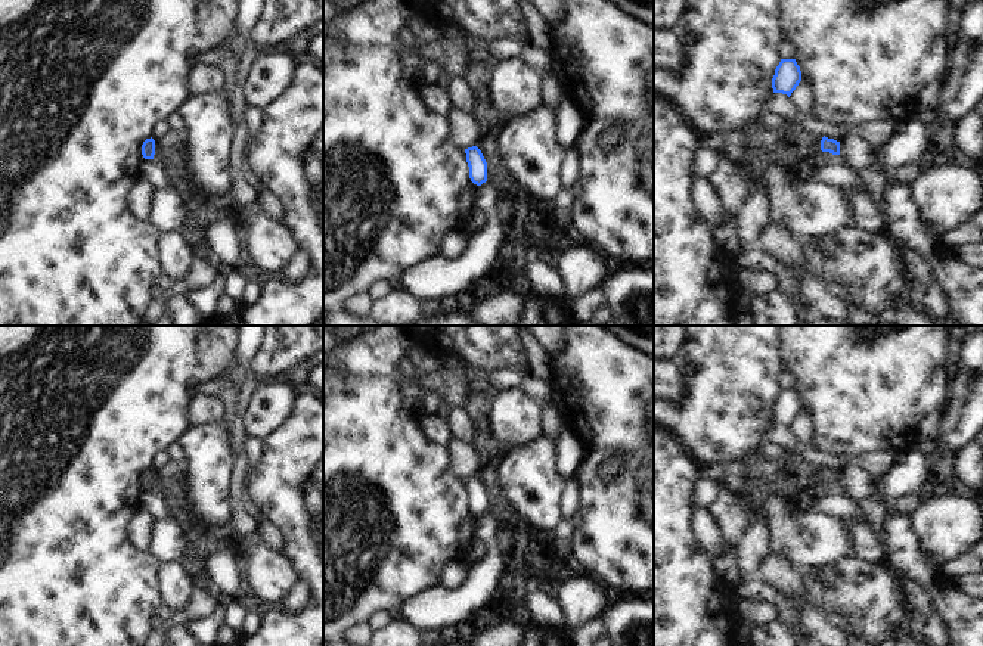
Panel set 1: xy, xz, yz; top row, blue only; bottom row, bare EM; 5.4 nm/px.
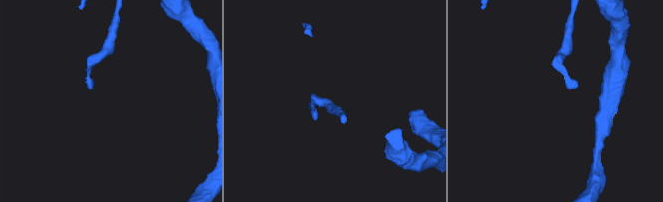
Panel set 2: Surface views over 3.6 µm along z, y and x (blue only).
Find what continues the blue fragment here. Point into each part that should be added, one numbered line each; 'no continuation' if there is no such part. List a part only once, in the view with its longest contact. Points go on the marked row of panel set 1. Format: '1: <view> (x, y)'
no continuation

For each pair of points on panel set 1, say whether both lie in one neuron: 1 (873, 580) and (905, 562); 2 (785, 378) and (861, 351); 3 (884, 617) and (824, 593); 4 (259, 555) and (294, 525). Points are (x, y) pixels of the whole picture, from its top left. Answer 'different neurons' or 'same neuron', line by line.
1: different neurons
2: different neurons
3: same neuron
4: different neurons

